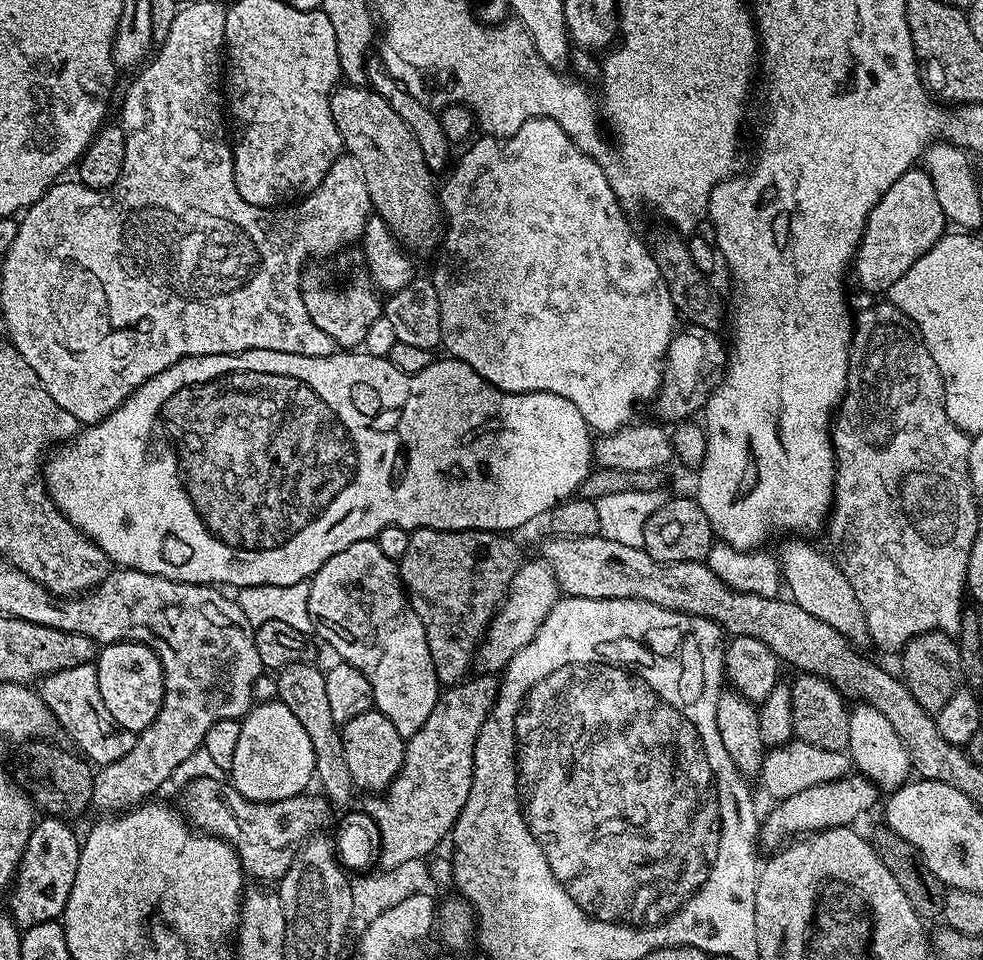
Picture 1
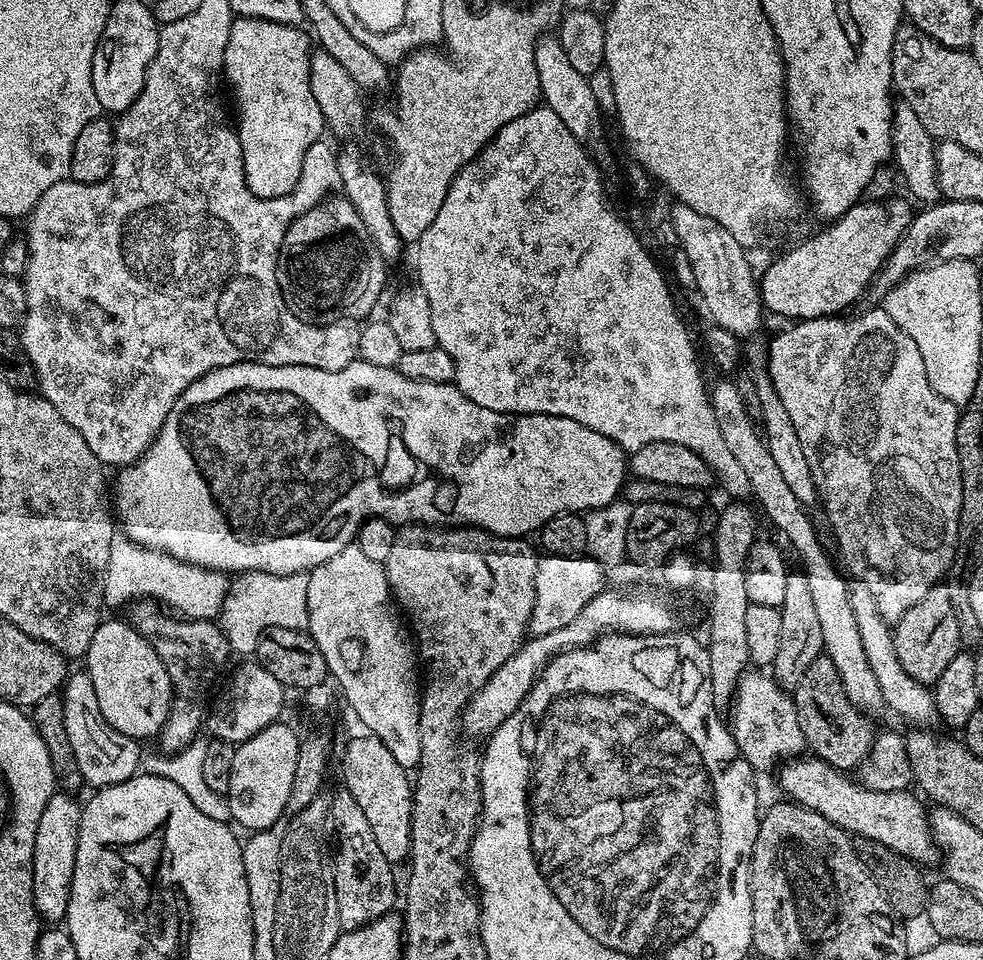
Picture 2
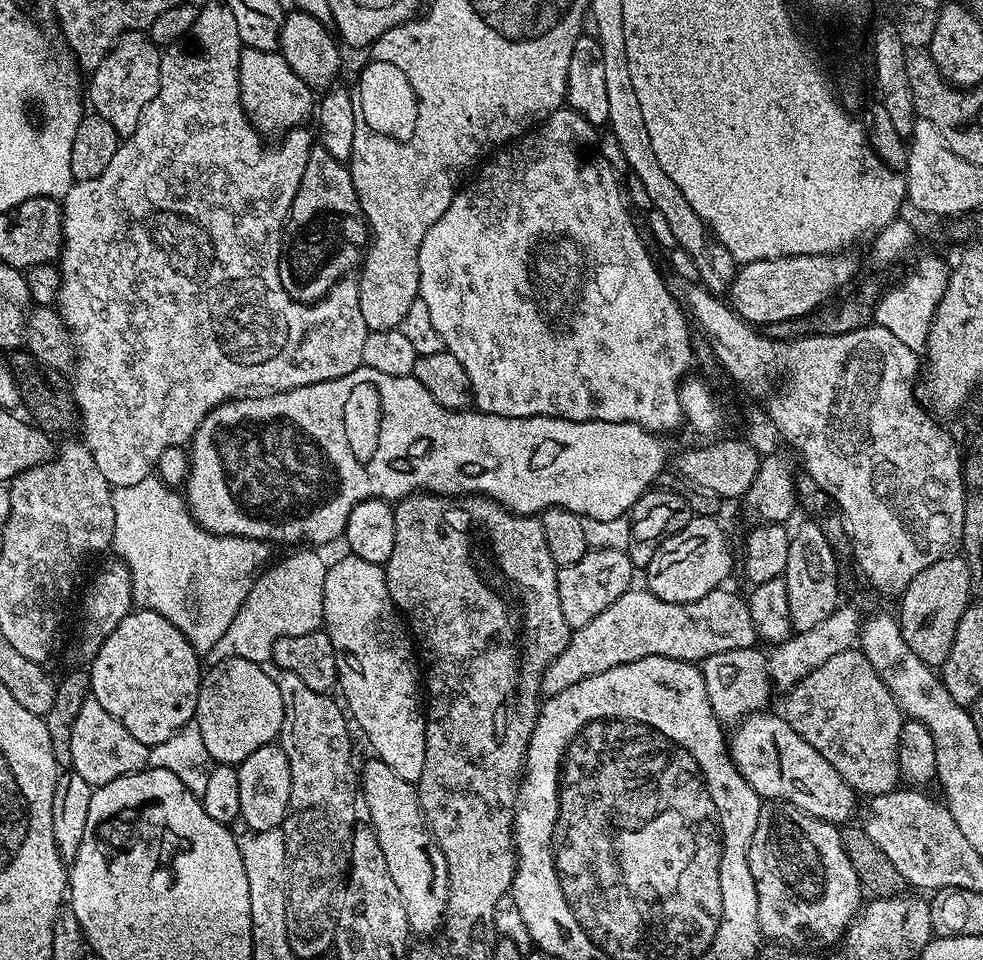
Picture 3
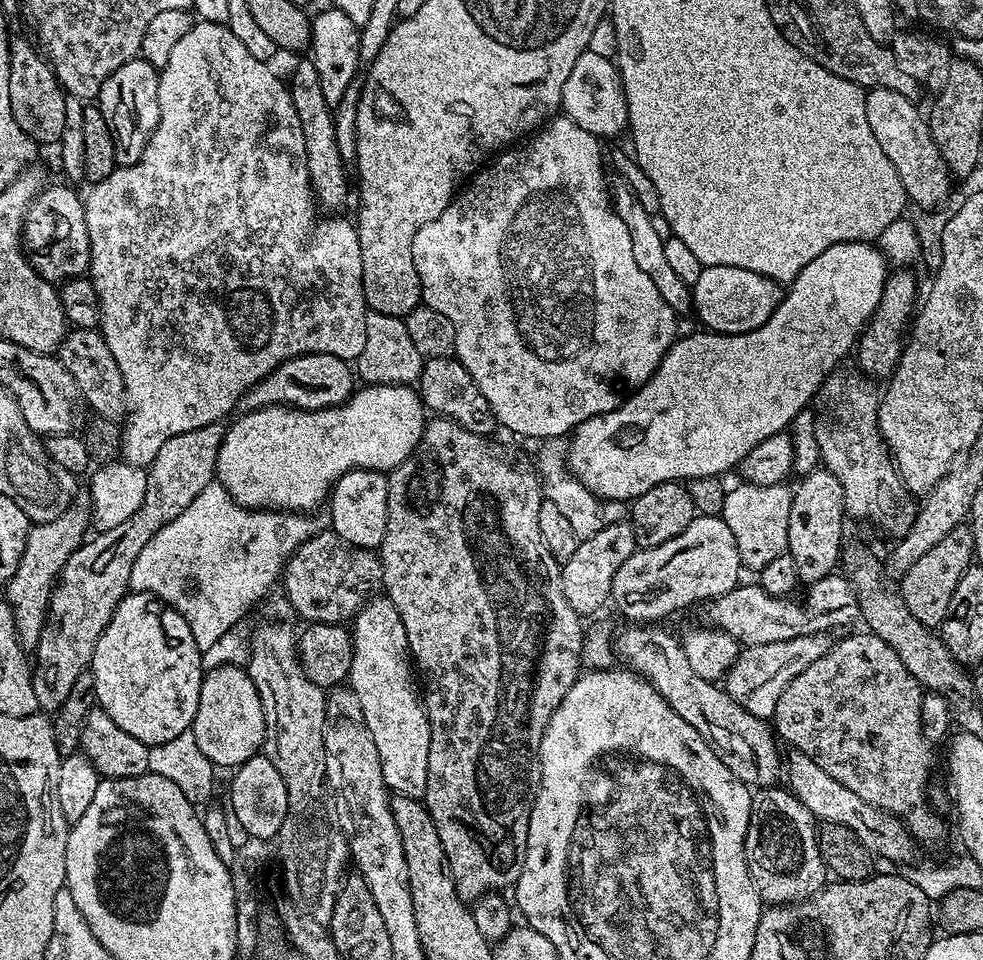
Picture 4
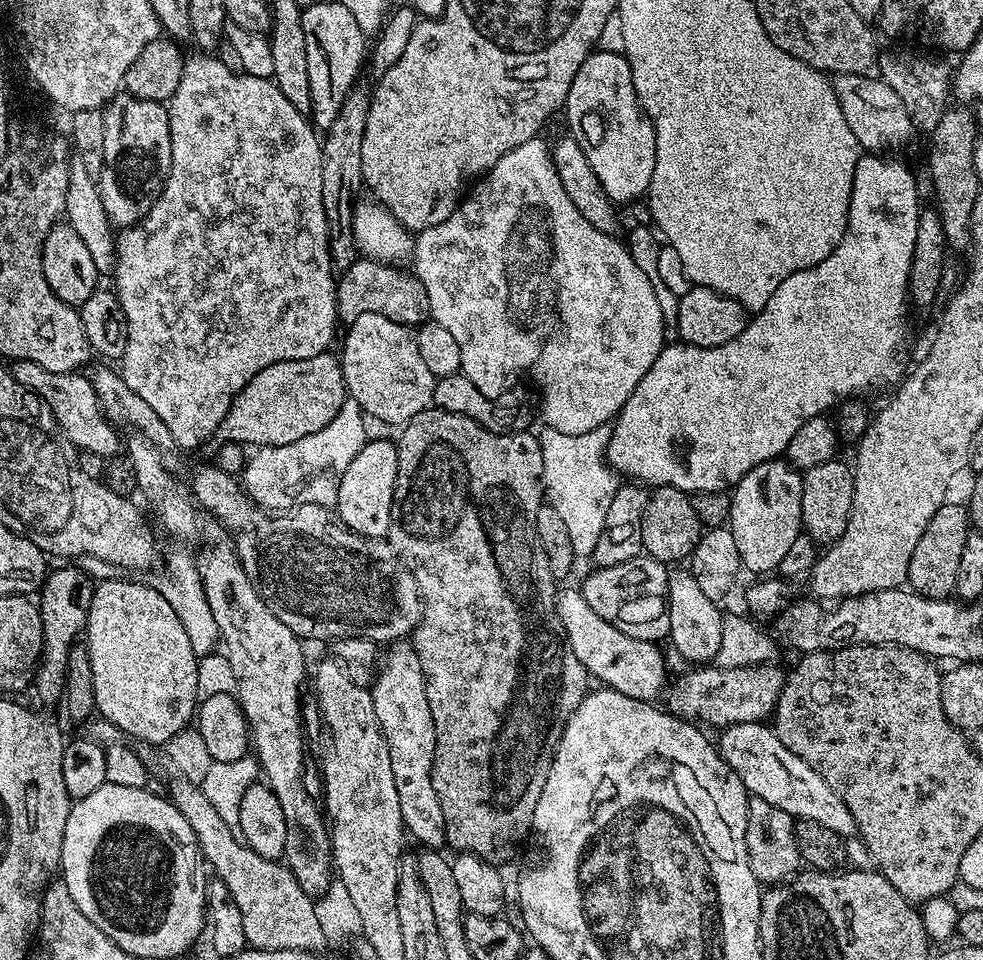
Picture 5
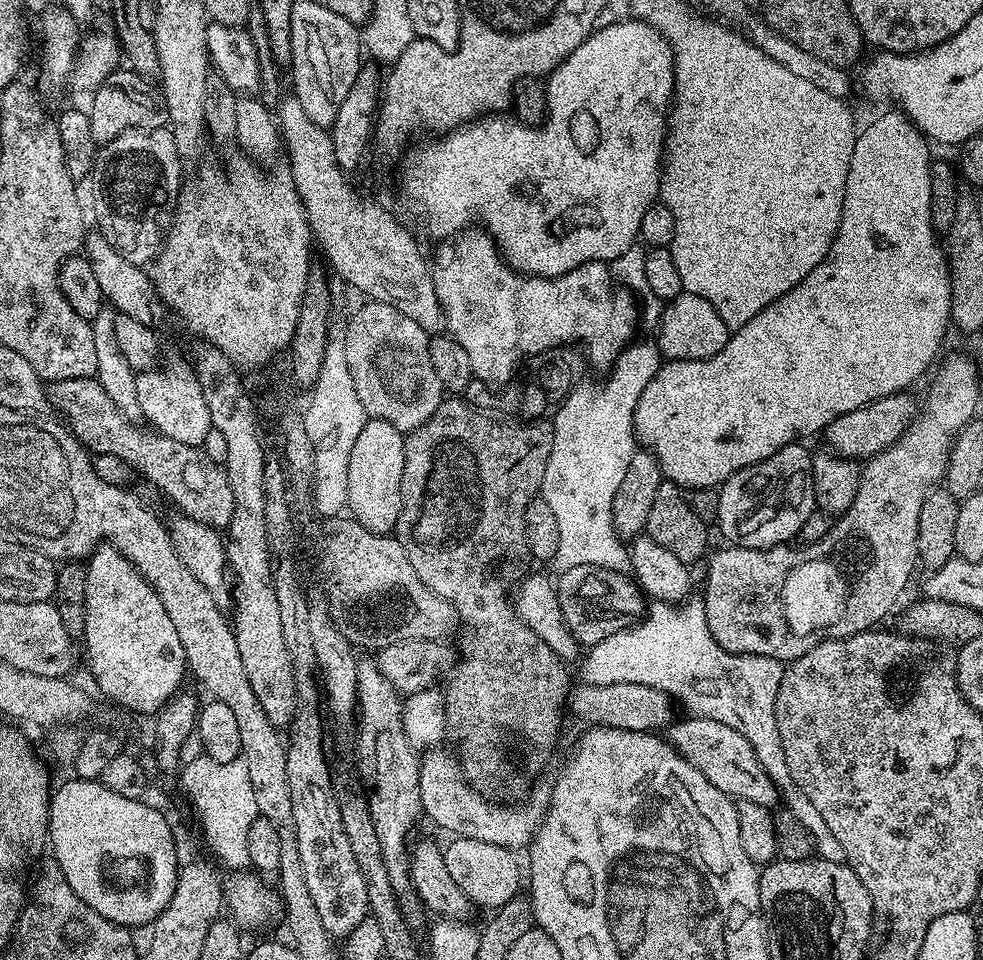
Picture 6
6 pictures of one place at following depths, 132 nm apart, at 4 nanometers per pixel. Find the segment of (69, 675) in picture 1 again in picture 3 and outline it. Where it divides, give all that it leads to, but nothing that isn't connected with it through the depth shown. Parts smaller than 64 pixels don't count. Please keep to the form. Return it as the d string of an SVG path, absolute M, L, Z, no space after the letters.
M88 699L82 702L82 710L78 710L78 718L74 718L74 726L70 734L70 768L78 774L78 778L86 778L92 789L106 786L106 782L114 782L114 778L122 778L131 772L140 772L148 765L149 745L138 742L118 718L114 718L102 706L102 702Z

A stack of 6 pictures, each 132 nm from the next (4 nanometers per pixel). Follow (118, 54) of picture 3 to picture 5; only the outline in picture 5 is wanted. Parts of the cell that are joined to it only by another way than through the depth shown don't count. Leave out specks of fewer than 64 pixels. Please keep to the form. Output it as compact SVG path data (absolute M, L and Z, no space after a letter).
M117 94L108 101L103 114L106 126L104 169L98 177L102 206L106 206L106 214L113 225L126 229L143 220L150 206L154 206L154 202L160 197L160 192L164 188L164 180L168 177L172 157L168 109L159 100L143 100L137 96Z

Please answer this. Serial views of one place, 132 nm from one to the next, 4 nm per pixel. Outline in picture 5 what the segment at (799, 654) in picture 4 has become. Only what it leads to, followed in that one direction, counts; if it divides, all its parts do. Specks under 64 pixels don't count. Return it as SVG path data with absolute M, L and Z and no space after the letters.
M769 662L751 664L749 668L693 667L688 670L692 672L671 681L666 692L667 711L689 722L717 724L717 729L720 730L727 728L729 724L767 721L776 711L786 675L785 669L780 669L778 665L779 663Z

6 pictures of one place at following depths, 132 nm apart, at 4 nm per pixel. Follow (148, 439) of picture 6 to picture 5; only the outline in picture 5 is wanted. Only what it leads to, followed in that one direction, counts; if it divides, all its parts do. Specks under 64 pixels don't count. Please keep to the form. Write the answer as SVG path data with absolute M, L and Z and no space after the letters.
M18 360L11 365L12 377L22 386L26 386L35 396L40 396L50 406L54 418L59 422L60 429L70 438L70 442L78 450L98 454L105 458L112 458L121 451L122 436L117 425L113 424L104 414L104 408L100 405L98 394L94 392L94 386L87 375L75 372L51 372L38 362Z

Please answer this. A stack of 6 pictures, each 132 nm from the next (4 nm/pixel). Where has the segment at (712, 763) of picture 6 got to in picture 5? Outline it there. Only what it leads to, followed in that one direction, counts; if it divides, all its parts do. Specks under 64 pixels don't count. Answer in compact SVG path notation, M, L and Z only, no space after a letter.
M767 723L729 724L719 735L720 757L731 766L734 774L738 774L749 797L762 798L762 802L770 802L770 806L786 810L786 814L796 820L818 822L826 826L826 830L834 830L834 834L839 836L847 838L857 835L854 816L850 814L850 810L846 810L842 798L838 798L838 794L830 790L826 778L806 766L806 762L802 762L798 754L790 754L790 750L782 746L775 731Z

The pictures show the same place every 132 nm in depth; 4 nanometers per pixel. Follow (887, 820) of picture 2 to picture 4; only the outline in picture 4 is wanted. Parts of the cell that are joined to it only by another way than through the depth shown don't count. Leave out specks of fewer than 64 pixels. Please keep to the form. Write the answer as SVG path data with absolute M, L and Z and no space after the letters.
M632 626L615 641L614 652L625 669L644 677L652 684L658 694L662 694L665 702L672 707L674 714L685 722L690 722L698 734L714 750L716 757L743 784L753 789L771 788L782 776L781 745L774 735L768 720L760 720L750 714L730 694L724 691L719 683L698 678L694 670L690 670L681 641L660 628L662 626Z

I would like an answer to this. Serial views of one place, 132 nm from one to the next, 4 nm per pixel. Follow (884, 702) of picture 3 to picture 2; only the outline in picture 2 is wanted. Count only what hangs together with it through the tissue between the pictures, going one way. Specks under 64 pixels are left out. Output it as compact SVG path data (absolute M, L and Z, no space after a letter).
M821 654L814 658L814 662L810 662L806 674L802 674L802 682L798 682L794 699L805 745L830 766L841 770L859 769L872 748L874 727L868 721L871 719L854 702L850 702L842 686L842 678L834 662L830 662L826 654Z

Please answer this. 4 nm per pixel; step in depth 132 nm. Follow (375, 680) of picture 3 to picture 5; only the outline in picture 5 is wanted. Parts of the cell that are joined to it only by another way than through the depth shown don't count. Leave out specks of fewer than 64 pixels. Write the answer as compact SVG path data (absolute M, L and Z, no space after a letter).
M407 639L397 640L387 645L386 651L382 656L382 671L377 675L376 679L373 680L370 691L372 693L372 701L374 702L374 714L378 714L380 729L386 738L388 749L390 750L390 770L394 770L394 786L398 786L398 802L402 810L402 822L404 823L407 835L411 837L411 839L413 836L418 843L424 844L420 846L423 846L425 849L443 849L446 844L446 822L442 818L442 806L438 806L438 794L434 794L434 782L432 781L432 763L434 762L434 746L436 745L434 718L430 718L430 702L426 702L426 682L422 674L422 662L418 662L418 654L413 650L411 643L409 643Z

